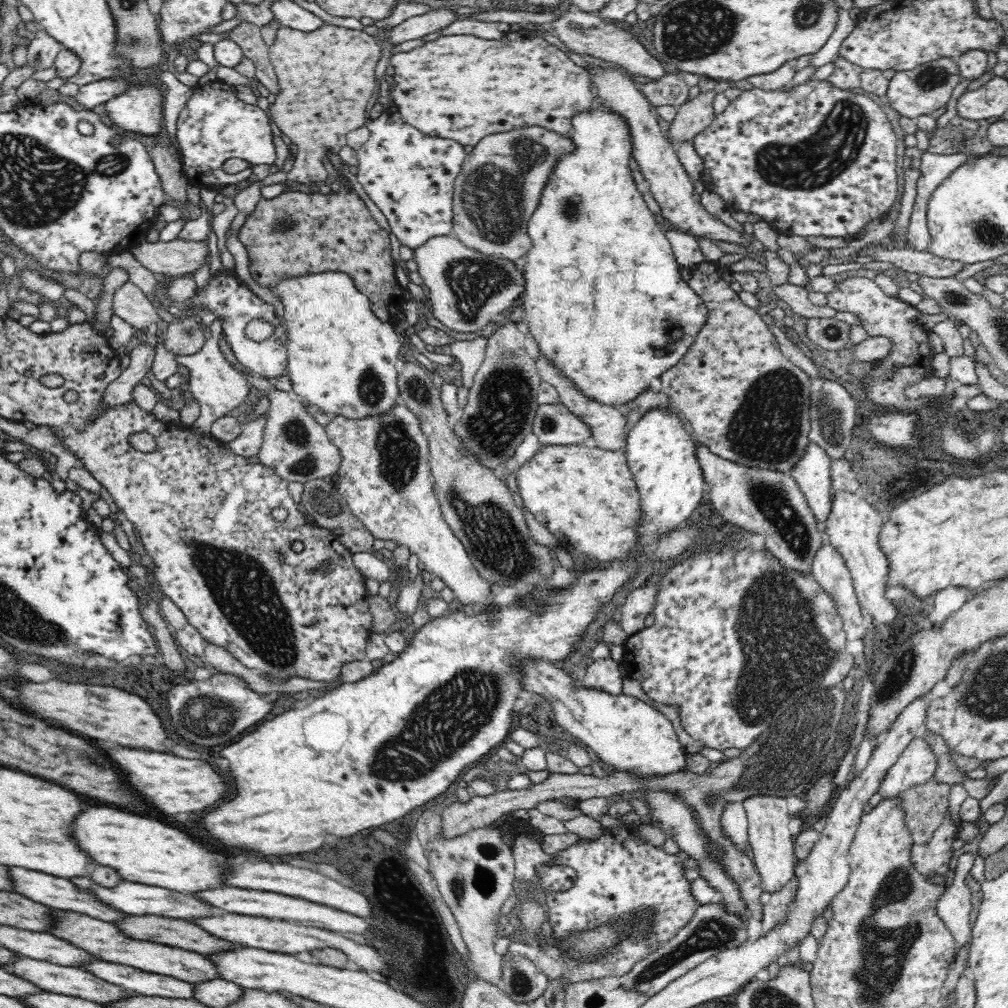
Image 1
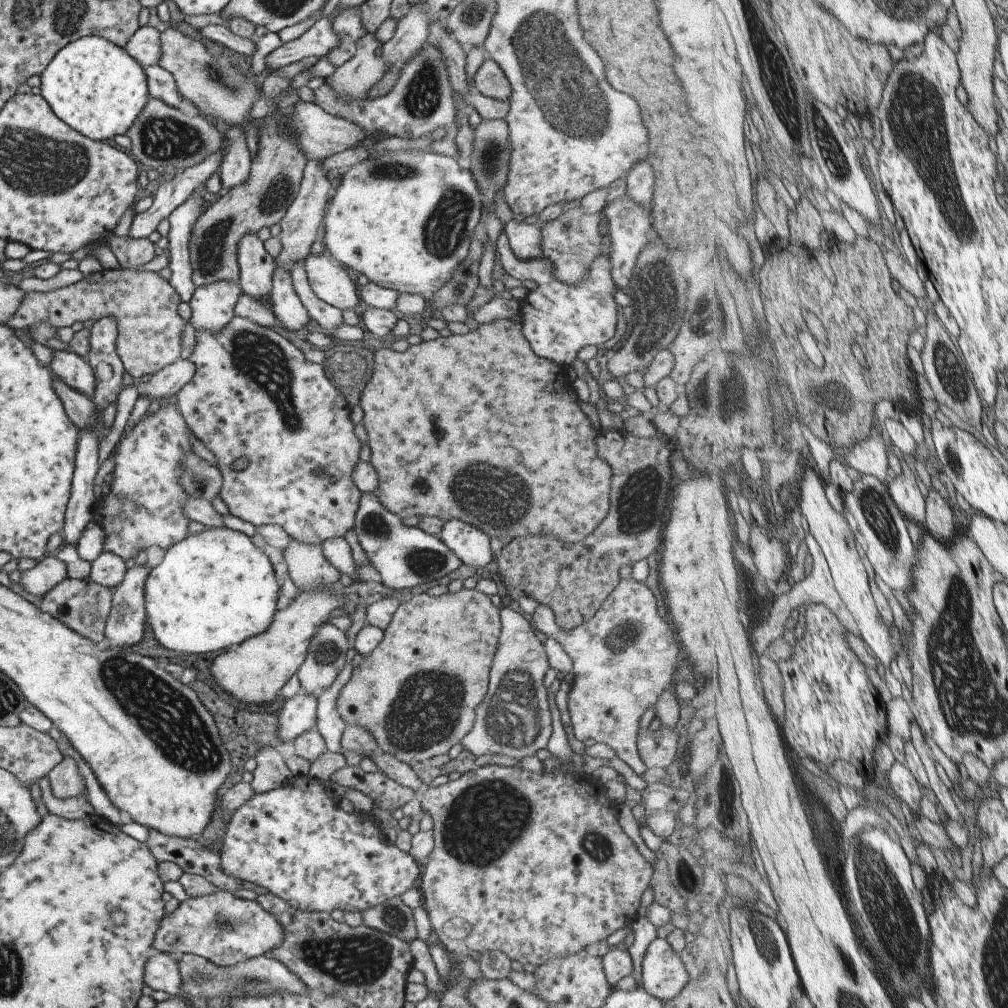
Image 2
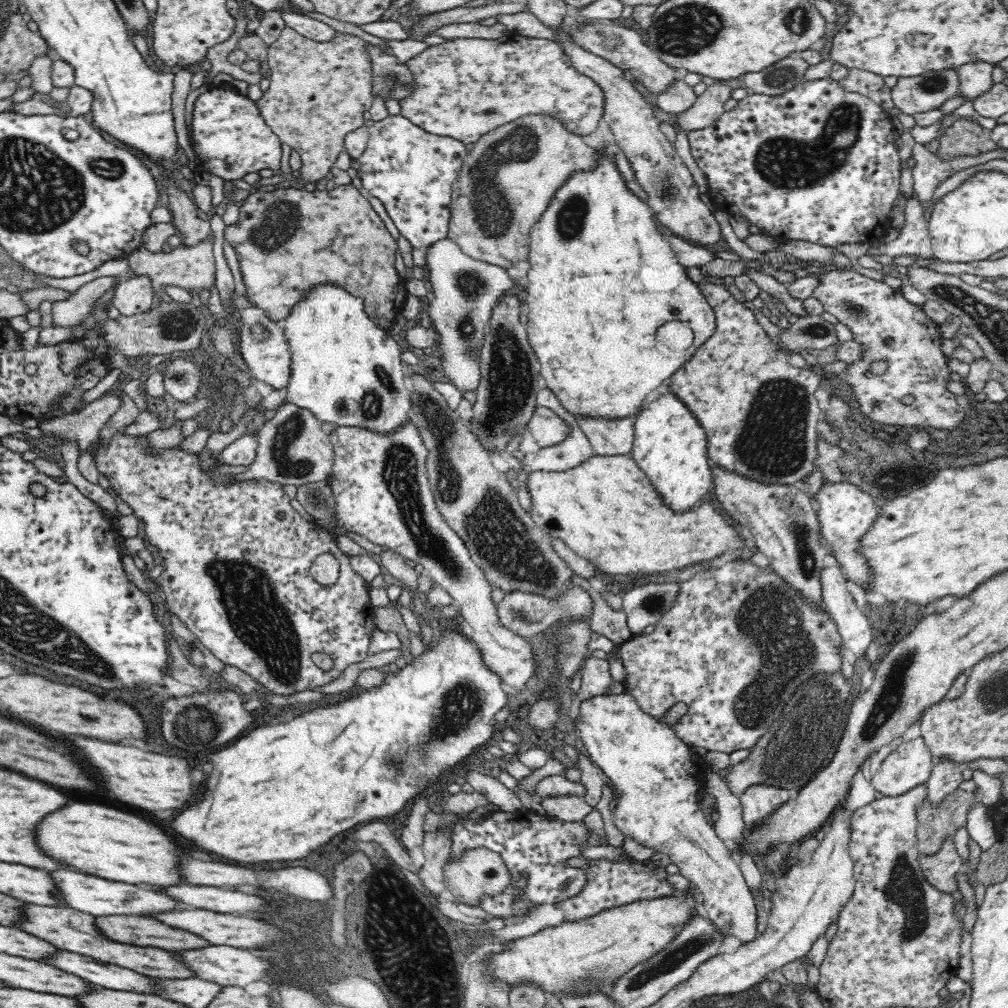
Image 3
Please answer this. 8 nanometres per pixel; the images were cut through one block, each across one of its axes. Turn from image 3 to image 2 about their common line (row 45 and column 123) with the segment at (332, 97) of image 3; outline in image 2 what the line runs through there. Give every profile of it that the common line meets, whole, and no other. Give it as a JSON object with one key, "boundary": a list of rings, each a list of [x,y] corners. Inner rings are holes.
{"boundary":[[[118,267],[103,269],[83,277],[74,284],[51,291],[27,291],[15,314],[7,320],[6,325],[11,330],[35,326],[35,324],[51,324],[55,328],[61,328],[62,326],[70,327],[74,322],[83,324],[88,320],[95,322],[101,320],[103,316],[111,316],[111,318],[115,318],[115,324],[117,324],[117,358],[121,361],[124,371],[131,376],[134,382],[138,382],[142,376],[155,374],[157,370],[161,370],[164,366],[180,358],[181,346],[179,341],[186,322],[178,314],[177,306],[179,302],[173,286],[162,278],[158,272],[145,272],[145,270],[141,272],[141,270]]]}

